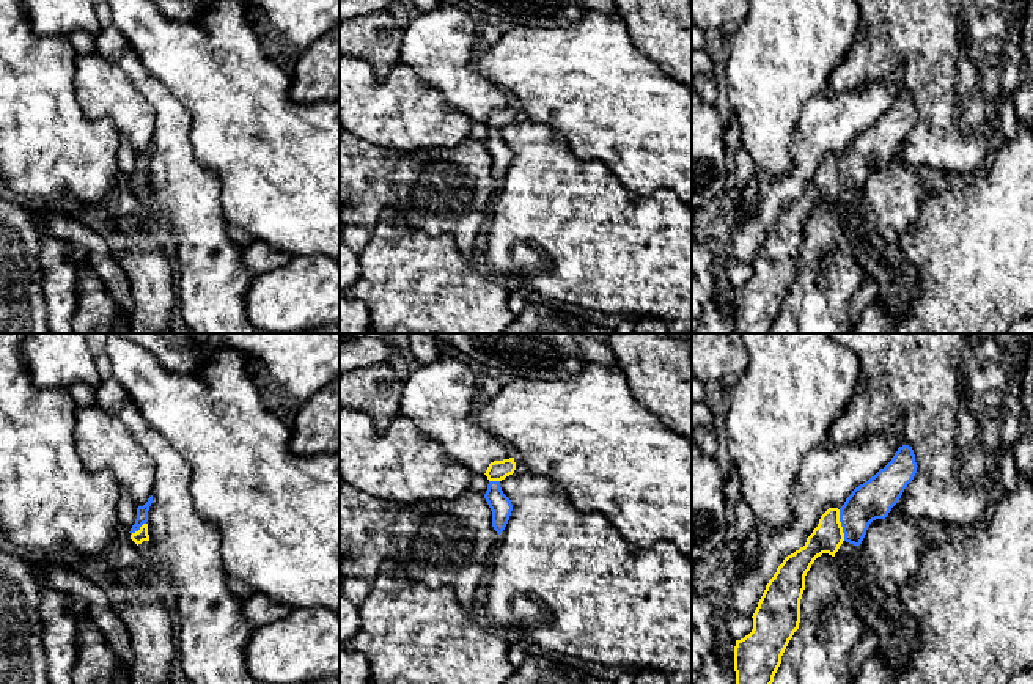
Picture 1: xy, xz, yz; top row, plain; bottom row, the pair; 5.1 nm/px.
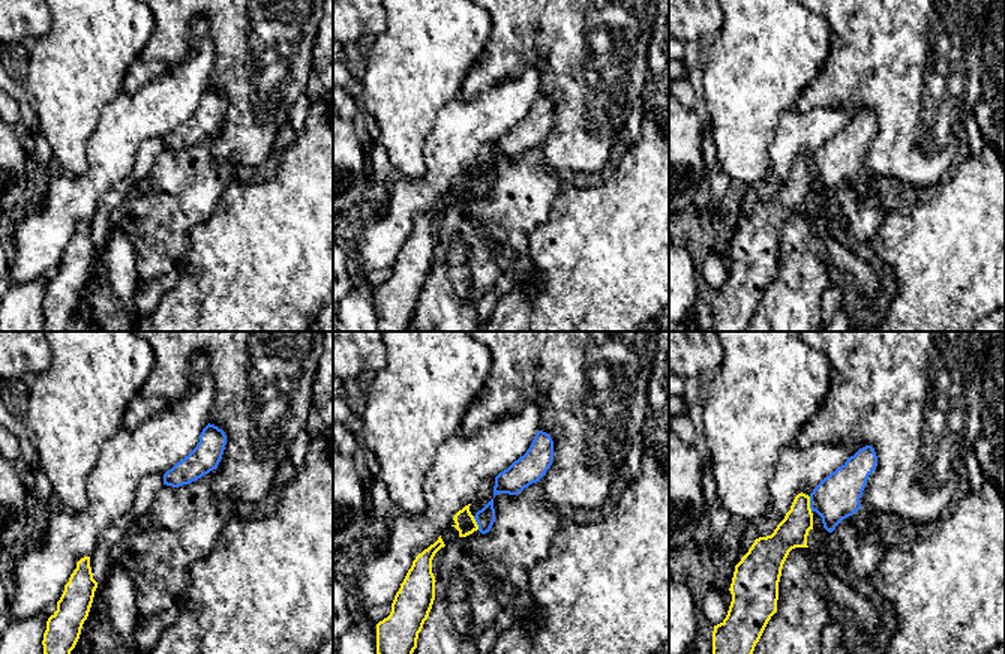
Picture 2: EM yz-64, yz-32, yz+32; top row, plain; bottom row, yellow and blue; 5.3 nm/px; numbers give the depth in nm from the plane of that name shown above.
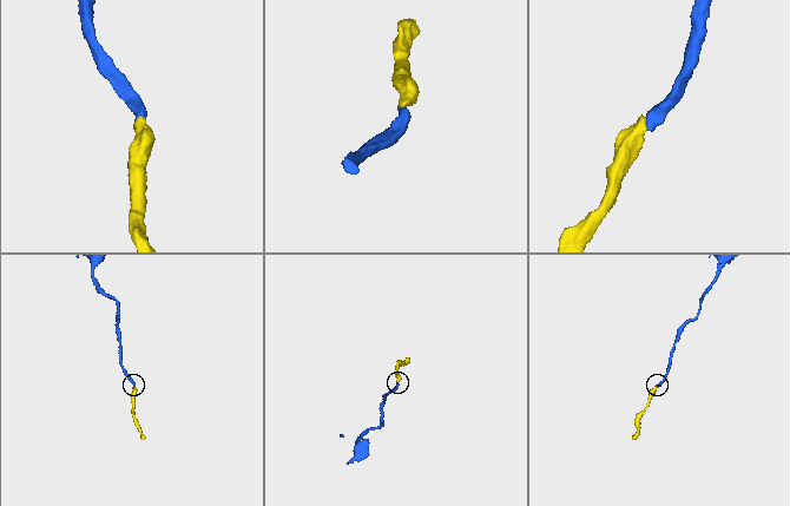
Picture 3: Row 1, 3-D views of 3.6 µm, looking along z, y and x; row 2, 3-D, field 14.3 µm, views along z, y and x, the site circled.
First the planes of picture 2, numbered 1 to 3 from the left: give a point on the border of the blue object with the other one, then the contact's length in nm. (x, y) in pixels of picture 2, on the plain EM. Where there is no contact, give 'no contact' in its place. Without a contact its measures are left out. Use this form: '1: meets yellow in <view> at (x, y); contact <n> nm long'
1: no contact
2: meets yellow in yz-32 at (476, 186); contact 80 nm long
3: meets yellow in yz+32 at (809, 168); contact 80 nm long

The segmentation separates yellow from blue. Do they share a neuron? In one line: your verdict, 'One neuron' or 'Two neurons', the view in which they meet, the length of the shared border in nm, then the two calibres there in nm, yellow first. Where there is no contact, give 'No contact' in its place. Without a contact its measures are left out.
One neuron. Touches yellow in yz. Shared border 160 nm. Thickness 160 nm (yellow) against 200 nm

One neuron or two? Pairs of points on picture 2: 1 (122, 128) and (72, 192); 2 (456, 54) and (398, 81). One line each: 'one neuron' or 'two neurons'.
1: one neuron
2: one neuron

